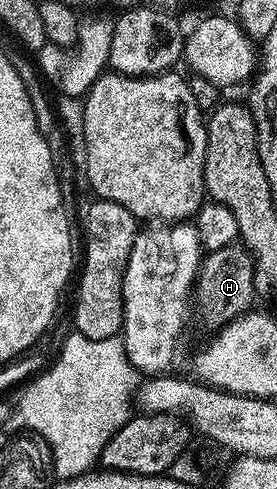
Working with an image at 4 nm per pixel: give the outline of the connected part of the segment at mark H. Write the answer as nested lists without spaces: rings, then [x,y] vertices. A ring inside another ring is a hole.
[[[235,241],[220,249],[209,252],[198,266],[198,275],[194,279],[192,307],[196,319],[206,327],[225,328],[233,319],[239,319],[255,306],[254,295],[254,259],[249,249]]]

